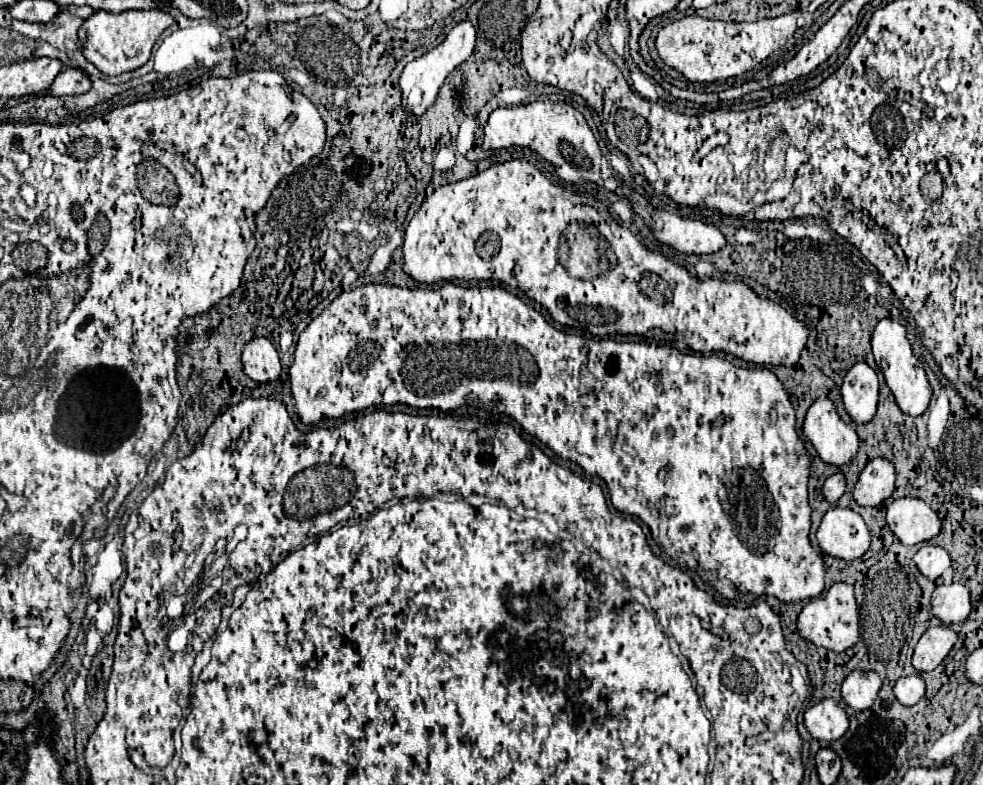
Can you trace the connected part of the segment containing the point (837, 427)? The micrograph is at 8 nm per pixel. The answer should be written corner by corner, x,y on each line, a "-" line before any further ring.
817,398
803,422
803,434
817,450
819,458
833,466
849,464
859,448
857,432
847,426
829,398

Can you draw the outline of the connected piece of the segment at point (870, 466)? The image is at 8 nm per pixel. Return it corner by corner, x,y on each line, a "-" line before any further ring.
873,458
863,468
857,484
853,486
853,500
859,506
879,506
891,496
895,488
895,468
885,458

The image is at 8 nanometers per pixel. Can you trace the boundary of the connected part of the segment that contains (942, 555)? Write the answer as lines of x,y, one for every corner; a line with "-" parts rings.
923,544
919,552
913,556
913,560
919,572
929,580
937,580
951,566
949,554
941,546
933,546
933,544

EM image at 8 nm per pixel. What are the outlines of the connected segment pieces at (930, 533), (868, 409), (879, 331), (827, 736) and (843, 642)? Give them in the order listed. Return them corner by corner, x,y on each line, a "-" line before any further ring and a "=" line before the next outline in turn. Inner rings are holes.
899,498
887,506
887,524
903,544
923,544
941,530
939,516
917,498
=
857,362
843,378
841,398
847,414
855,424
865,424
875,416
877,410
879,380
871,366
=
891,318
879,320
871,334
871,350
873,350
875,364
883,372
885,382
887,382
889,390
893,392
895,402
901,408
901,412
905,412
909,416
923,414
931,400
931,386
927,382
927,374
925,374
921,362
911,352
911,344
905,338
905,328
899,322
893,322
=
825,698
805,712
805,728
819,742
835,742
847,732
849,720
833,698
=
835,582
821,598
807,602
797,616
797,630
803,640
823,646
827,650
845,652
859,640
859,612
853,596
853,586
845,582

